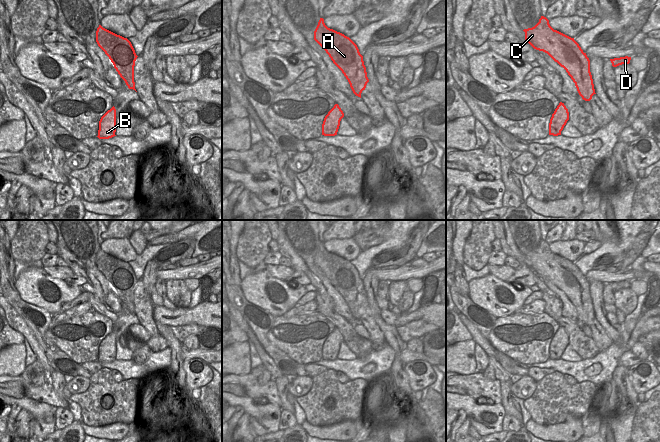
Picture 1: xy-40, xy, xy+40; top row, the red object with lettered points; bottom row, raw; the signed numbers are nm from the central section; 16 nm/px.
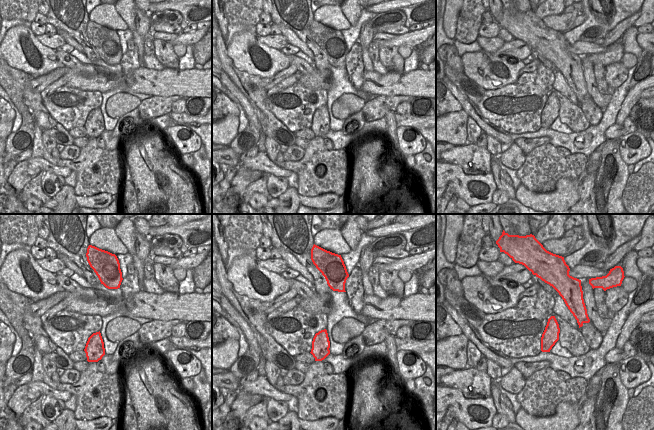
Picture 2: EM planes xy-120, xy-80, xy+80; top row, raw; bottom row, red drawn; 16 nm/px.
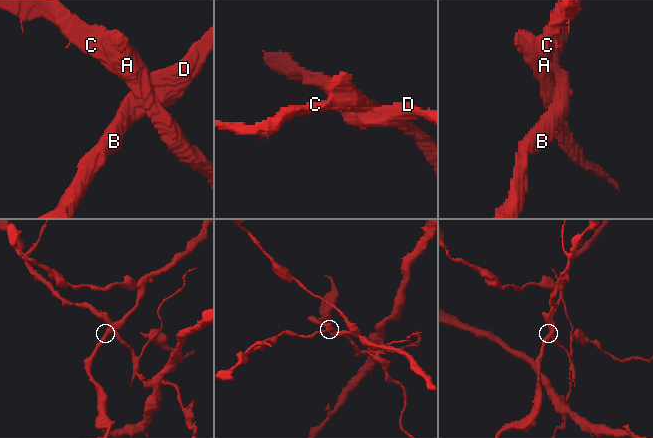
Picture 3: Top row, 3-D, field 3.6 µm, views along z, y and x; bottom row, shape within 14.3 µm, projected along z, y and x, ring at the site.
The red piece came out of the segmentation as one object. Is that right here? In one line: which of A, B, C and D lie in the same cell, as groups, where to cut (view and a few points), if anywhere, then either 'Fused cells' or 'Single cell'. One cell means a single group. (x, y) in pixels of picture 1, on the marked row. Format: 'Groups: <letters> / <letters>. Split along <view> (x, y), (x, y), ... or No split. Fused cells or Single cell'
Groups: A C / B D. Split along xy+40 (589, 61), (581, 68), (581, 81), (585, 86). Fused cells

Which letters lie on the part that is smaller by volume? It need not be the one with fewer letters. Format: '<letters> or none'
A, C

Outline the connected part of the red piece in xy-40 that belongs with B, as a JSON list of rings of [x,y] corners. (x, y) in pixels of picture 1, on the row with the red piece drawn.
[[[113,106],[108,110],[99,121],[98,138],[109,139],[115,135],[116,132],[116,109]]]

